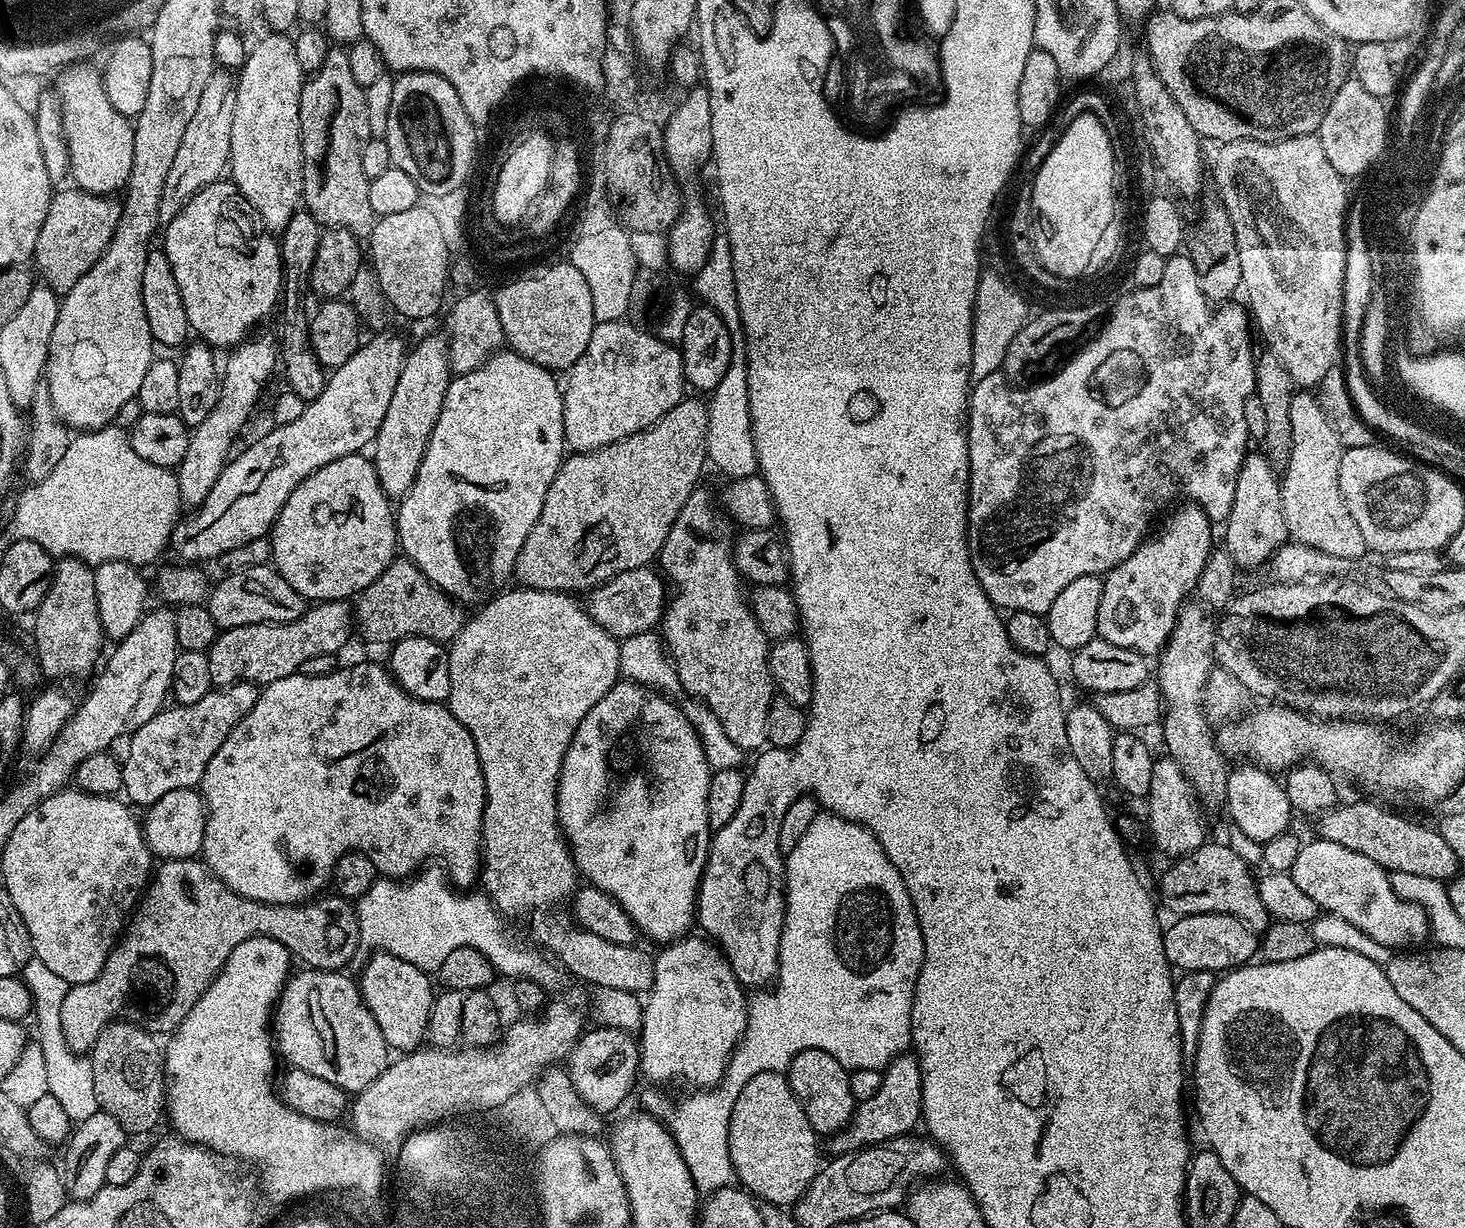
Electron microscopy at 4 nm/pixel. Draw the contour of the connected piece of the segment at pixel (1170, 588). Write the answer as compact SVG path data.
M1191 502L1183 506L1185 508L1177 507L1171 513L1173 516L1157 536L1149 535L1126 562L1114 566L1103 577L1104 589L1102 602L1098 602L1096 623L1099 639L1140 652L1146 658L1155 657L1164 648L1180 617L1180 609L1195 589L1214 547L1214 524L1204 509Z

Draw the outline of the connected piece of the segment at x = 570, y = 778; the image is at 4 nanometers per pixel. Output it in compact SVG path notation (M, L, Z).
M617 682L598 703L582 718L574 738L564 755L560 781L556 787L556 813L560 819L560 830L568 841L568 849L572 851L572 861L576 863L576 871L584 876L593 888L601 888L621 904L628 916L636 924L641 933L644 932L652 940L671 942L689 935L691 924L696 920L696 895L700 889L700 879L708 861L708 848L712 845L714 829L710 826L706 814L706 802L710 794L713 768L706 760L702 750L702 742L694 730L694 726L686 718L683 707L679 703L667 700L667 695L659 691L645 688L635 682Z

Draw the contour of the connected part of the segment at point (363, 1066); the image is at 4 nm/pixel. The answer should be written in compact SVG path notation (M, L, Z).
M305 967L304 972L297 971L289 975L288 983L276 1002L274 1009L274 1044L279 1055L284 1056L293 1068L301 1068L317 1078L326 1078L326 1082L334 1082L349 1094L360 1092L378 1074L382 1074L390 1063L390 1049L386 1038L382 1038L382 1030L378 1030L378 1022L374 1022L374 1014L365 1006L360 993L359 983L352 980L343 971L321 972Z

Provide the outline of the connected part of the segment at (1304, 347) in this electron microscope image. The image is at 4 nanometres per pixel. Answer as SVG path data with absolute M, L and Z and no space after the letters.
M1313 134L1313 135L1311 135L1311 136L1291 136L1291 137L1290 137L1290 138L1286 138L1286 139L1285 139L1285 140L1271 140L1271 141L1270 141L1270 142L1262 142L1262 141L1261 141L1261 140L1235 140L1235 141L1234 141L1234 142L1230 142L1230 143L1229 143L1229 144L1220 144L1220 145L1219 145L1219 148L1218 148L1218 150L1220 150L1220 153L1218 153L1218 154L1217 154L1217 156L1216 156L1216 184L1217 184L1217 186L1218 186L1218 187L1220 187L1220 193L1218 193L1218 199L1219 199L1219 201L1220 201L1220 203L1221 203L1221 204L1223 204L1223 206L1224 206L1224 208L1225 208L1225 210L1226 210L1226 211L1227 211L1227 212L1228 212L1228 217L1229 217L1229 218L1230 218L1230 222L1231 222L1231 223L1232 223L1232 225L1233 225L1233 226L1234 226L1234 234L1235 234L1235 235L1236 235L1236 245L1237 245L1237 246L1238 246L1238 250L1239 250L1239 251L1240 251L1240 261L1241 261L1241 262L1242 262L1242 278L1241 278L1241 279L1240 279L1240 283L1241 283L1241 285L1242 285L1242 288L1243 288L1243 291L1244 291L1244 292L1245 292L1245 293L1246 293L1246 292L1247 292L1247 291L1248 291L1248 304L1249 304L1249 305L1248 305L1248 304L1247 304L1247 307L1248 307L1248 308L1249 308L1249 309L1250 309L1250 316L1251 316L1251 319L1252 319L1252 320L1253 320L1253 321L1254 321L1254 324L1255 324L1255 327L1256 327L1256 328L1257 328L1257 329L1258 329L1258 332L1259 332L1259 328L1258 328L1258 327L1260 327L1260 332L1261 332L1261 334L1262 334L1262 335L1264 335L1264 340L1265 340L1265 342L1266 342L1266 343L1268 343L1268 344L1265 344L1265 345L1267 345L1267 347L1268 347L1268 348L1269 348L1269 349L1270 349L1270 350L1271 350L1271 352L1272 352L1272 353L1274 353L1274 355L1275 355L1275 356L1278 356L1278 357L1280 357L1280 361L1281 361L1281 362L1282 362L1282 366L1286 366L1286 370L1287 370L1287 371L1288 371L1288 373L1289 373L1289 374L1290 374L1290 378L1291 378L1291 379L1292 379L1292 382L1293 382L1293 385L1296 385L1296 386L1318 386L1318 385L1320 385L1320 383L1321 383L1321 382L1322 382L1322 378L1323 378L1323 377L1324 377L1324 376L1325 376L1325 374L1326 374L1326 370L1330 370L1330 366L1334 366L1334 365L1335 365L1335 364L1337 364L1337 363L1338 363L1338 361L1339 361L1339 360L1340 360L1340 359L1341 359L1341 356L1342 356L1342 337L1341 337L1341 334L1340 334L1340 323L1341 323L1341 322L1342 322L1342 278L1343 278L1343 277L1344 277L1344 275L1345 275L1345 274L1346 274L1346 242L1345 242L1345 241L1344 241L1344 222L1345 222L1345 219L1346 219L1346 213L1347 213L1347 212L1348 212L1348 210L1349 210L1349 205L1350 205L1350 192L1349 192L1349 191L1348 191L1348 189L1347 189L1347 188L1346 188L1346 186L1345 186L1345 185L1344 185L1344 179L1345 179L1345 177L1343 177L1343 176L1340 176L1340 175L1339 175L1339 174L1338 174L1338 170L1334 170L1334 166L1330 166L1330 158L1326 158L1326 150L1322 150L1322 142L1321 142L1321 141L1320 141L1320 137L1319 137L1319 135L1316 135L1316 134Z

